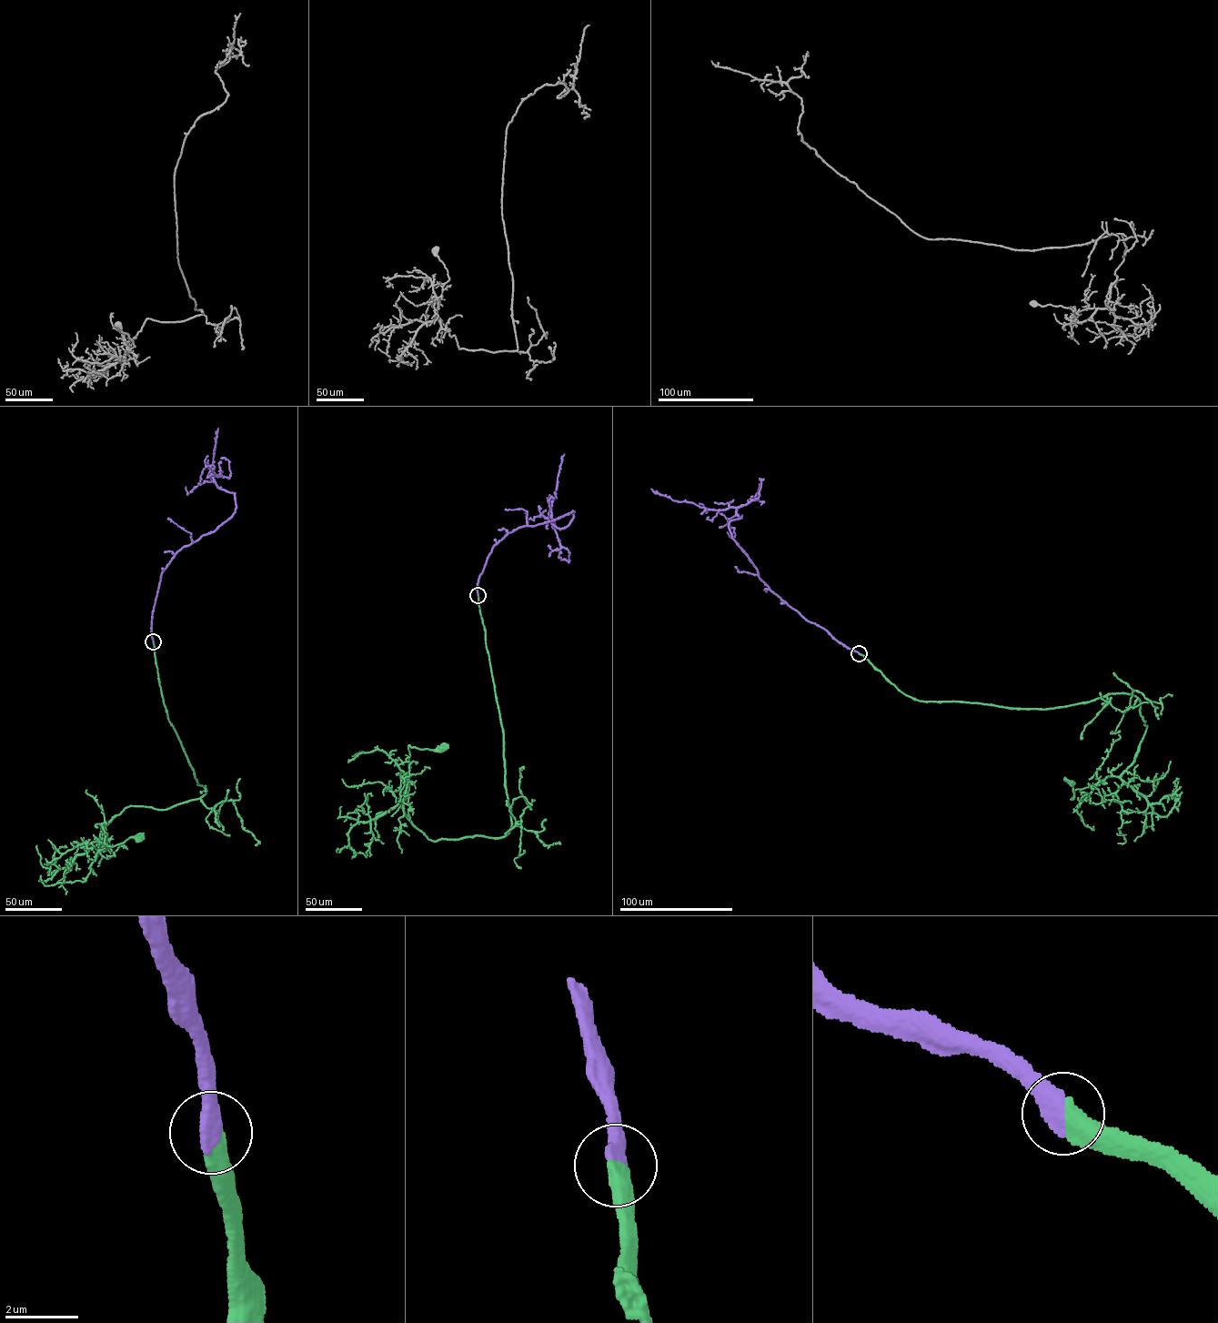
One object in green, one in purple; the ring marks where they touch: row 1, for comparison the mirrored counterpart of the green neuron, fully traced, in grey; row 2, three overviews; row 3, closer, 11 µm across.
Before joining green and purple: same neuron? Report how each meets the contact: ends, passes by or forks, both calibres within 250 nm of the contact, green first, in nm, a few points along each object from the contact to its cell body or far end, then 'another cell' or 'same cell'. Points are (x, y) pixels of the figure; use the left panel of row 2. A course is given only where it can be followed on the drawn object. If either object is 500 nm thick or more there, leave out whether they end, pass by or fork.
500/550 nm | green via (153, 641), (169, 721), (196, 781), (206, 792), (166, 809), (126, 806), (100, 832), (108, 845), (137, 839) | purple via (153, 641), (161, 573), (178, 551), (236, 510), (235, 493), (220, 489), (210, 469), (218, 429) | same cell

